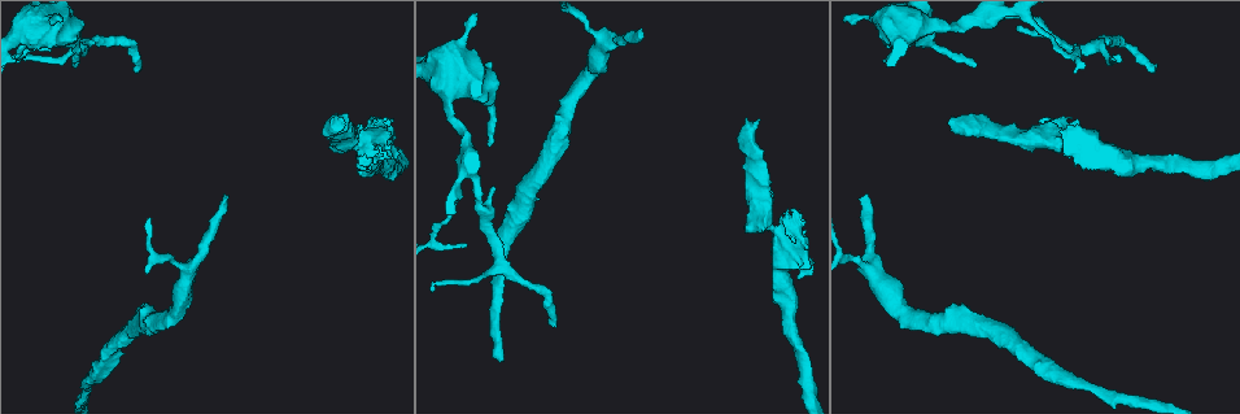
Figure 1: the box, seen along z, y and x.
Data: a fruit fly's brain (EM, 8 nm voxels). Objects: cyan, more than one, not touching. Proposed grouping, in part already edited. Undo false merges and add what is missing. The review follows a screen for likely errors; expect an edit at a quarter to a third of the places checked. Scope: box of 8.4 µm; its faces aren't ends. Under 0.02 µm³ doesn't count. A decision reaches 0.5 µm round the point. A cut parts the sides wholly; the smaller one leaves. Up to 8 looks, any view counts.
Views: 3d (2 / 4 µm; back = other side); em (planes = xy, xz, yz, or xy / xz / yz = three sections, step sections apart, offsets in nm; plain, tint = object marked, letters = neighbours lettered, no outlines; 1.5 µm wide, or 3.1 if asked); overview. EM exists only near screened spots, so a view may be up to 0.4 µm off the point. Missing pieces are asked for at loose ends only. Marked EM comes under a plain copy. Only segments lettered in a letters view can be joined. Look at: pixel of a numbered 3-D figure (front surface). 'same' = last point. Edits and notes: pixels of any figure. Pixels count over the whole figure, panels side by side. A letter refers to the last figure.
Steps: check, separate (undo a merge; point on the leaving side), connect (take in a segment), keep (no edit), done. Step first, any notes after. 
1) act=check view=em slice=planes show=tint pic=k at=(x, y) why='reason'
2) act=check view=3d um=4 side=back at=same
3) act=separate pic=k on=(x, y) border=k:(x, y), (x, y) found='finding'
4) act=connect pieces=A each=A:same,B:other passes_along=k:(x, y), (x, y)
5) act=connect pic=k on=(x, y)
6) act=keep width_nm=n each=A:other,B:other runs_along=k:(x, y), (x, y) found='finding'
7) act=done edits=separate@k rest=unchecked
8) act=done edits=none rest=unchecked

act=check view=3d um=2 pic=1 at=(345, 122) why='free end'

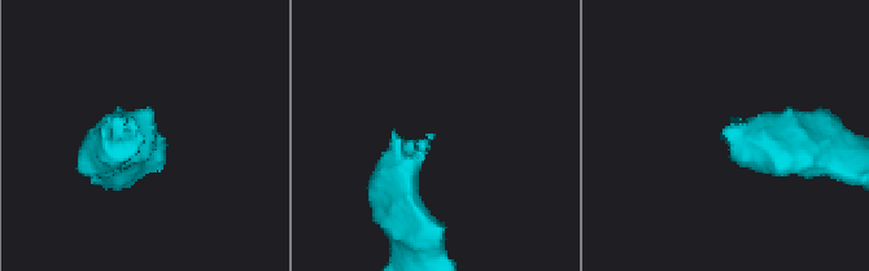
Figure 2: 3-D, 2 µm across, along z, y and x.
act=check view=em slice=planes show=letters pic=2 at=(138, 133)

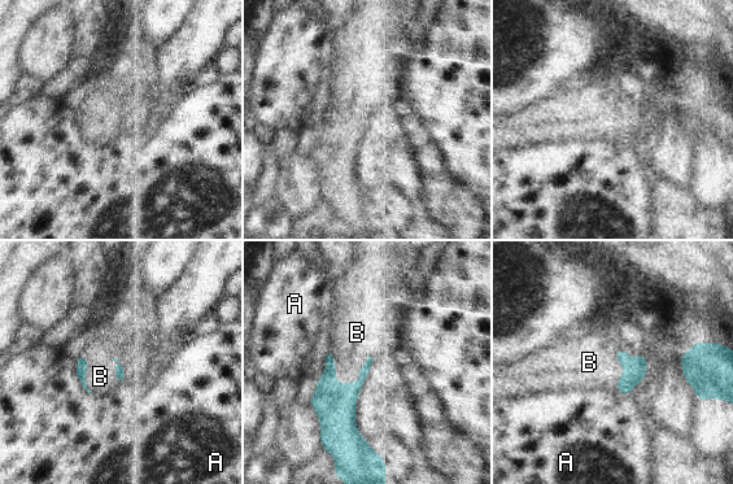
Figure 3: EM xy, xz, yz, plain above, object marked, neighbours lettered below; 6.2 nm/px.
act=connect pieces=B each=A:other,B:same passes_along=3:(335, 404), (357, 378), (353, 338) found='the cell continues'

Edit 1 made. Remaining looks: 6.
act=check view=em slice=planes show=tint pic=1 at=(225, 197) why='an open end'

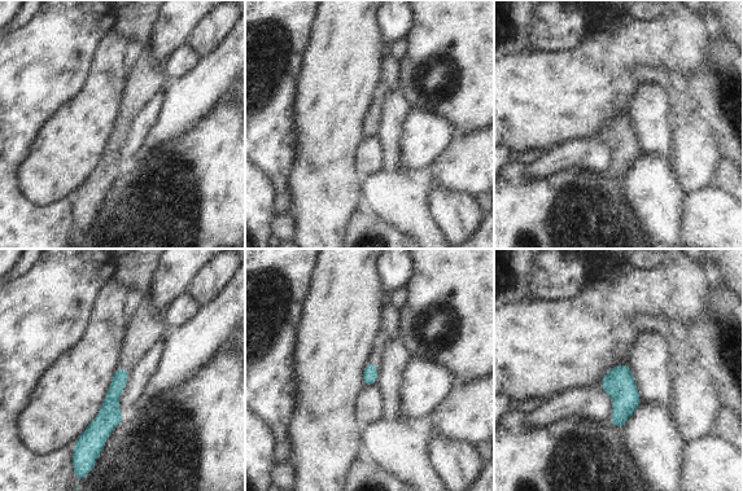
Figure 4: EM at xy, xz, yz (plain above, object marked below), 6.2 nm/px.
act=check view=em slice=planes show=letters at=same

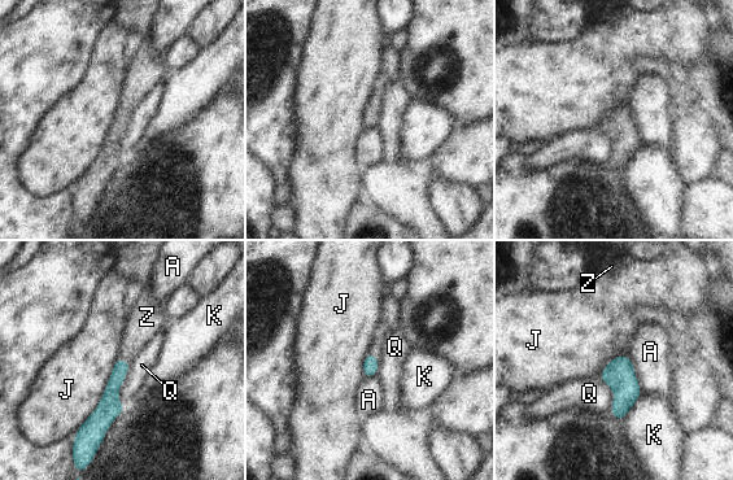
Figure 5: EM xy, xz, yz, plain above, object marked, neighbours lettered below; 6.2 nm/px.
act=connect pieces=Z each=A:other,J:other,K:other,Q:other,Z:same found='the cell continues'

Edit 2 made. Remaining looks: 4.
act=check view=3d um=2 pic=1 at=(551, 319) why='tapers out'

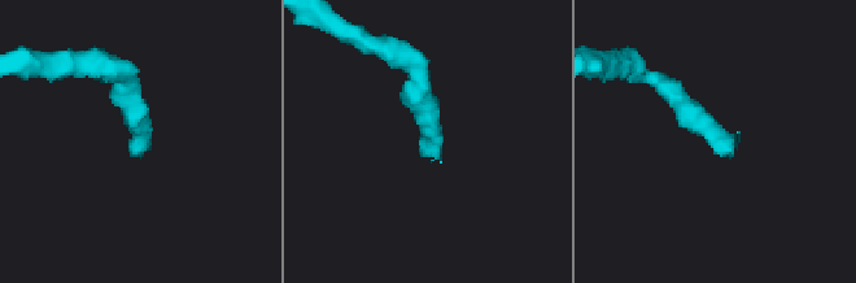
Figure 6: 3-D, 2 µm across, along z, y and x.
act=check view=em slice=planes show=letters pic=6 at=(725, 156) why='now the EM'

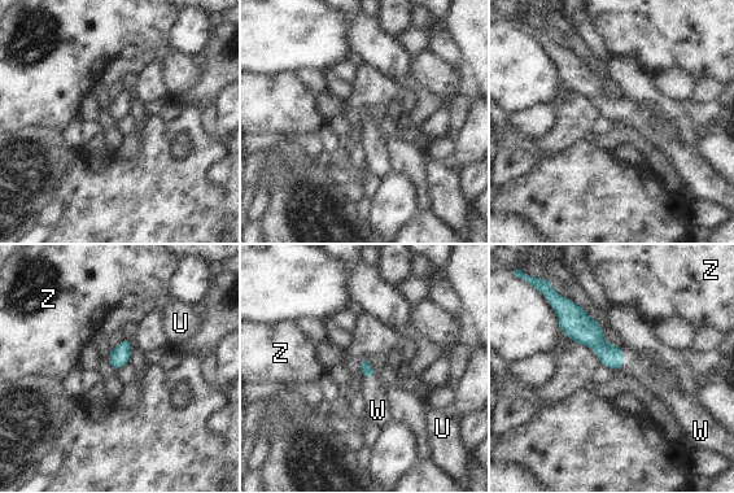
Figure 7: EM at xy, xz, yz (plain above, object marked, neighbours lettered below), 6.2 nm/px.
act=connect pieces=W each=U:other,W:same,Z:other passes_along=7:(591, 335), (623, 360), (637, 363) found='the cell continues'

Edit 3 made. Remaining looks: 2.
act=done edits=connect@3,connect@5,connect@7 rest=unchecked

